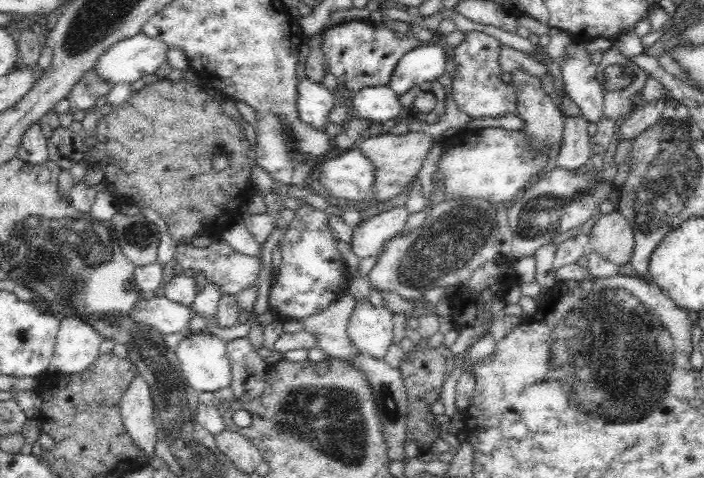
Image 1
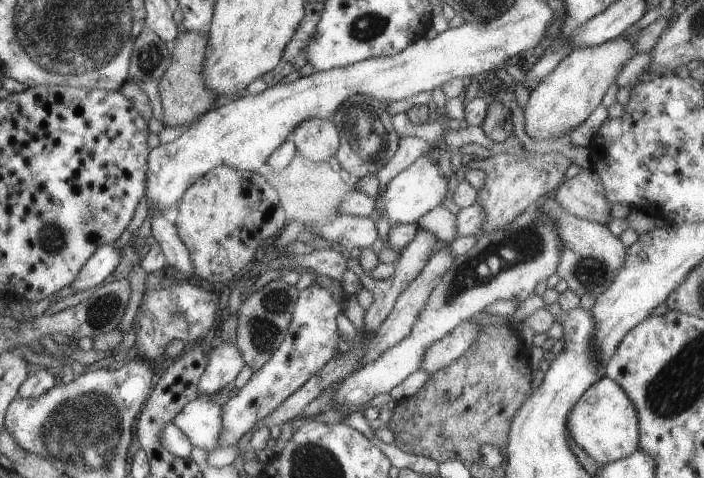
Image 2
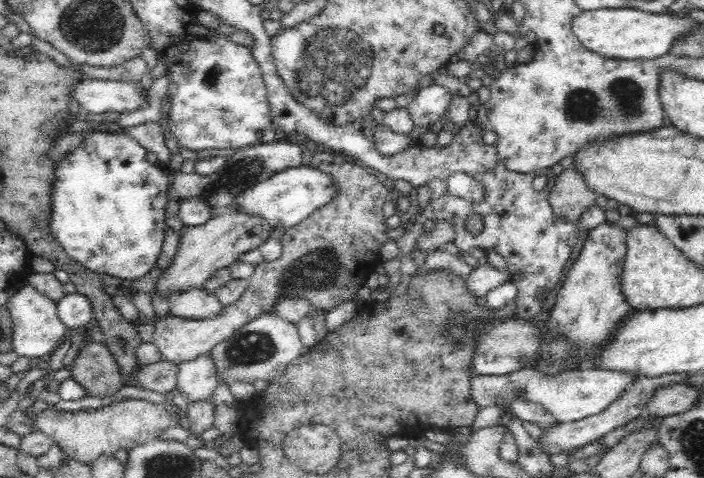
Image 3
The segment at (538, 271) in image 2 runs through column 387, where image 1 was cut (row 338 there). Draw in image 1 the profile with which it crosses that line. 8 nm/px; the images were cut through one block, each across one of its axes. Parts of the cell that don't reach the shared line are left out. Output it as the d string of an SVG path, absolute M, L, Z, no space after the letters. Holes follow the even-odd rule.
M351 278L348 293L354 301L354 308L348 317L346 332L352 346L357 348L357 352L382 359L386 354L388 345L393 340L391 321L393 313L386 308L374 305L370 301L370 292L372 292L372 288L366 280Z

